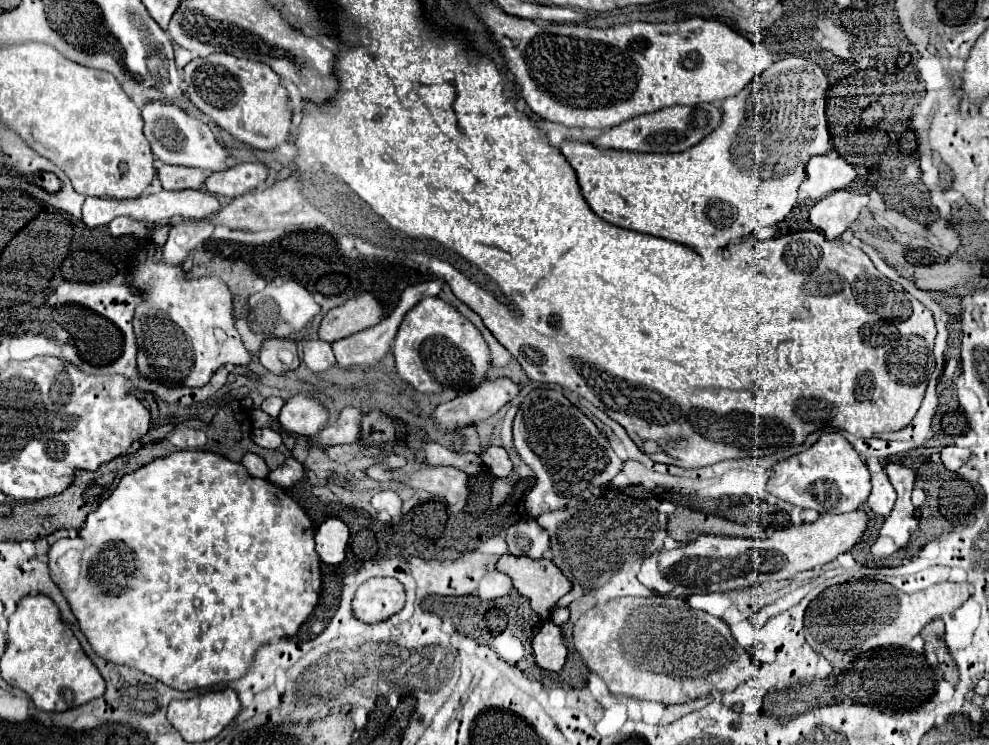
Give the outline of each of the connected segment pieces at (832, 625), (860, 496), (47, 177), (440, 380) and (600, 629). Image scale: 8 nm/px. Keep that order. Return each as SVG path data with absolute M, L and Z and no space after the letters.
M850 580L826 588L820 596L818 604L814 598L806 610L806 642L836 670L848 672L852 668L852 662L868 650L882 646L904 646L908 640L920 634L920 630L930 620L952 614L956 608L960 608L970 598L970 592L968 584L944 582L916 594L904 594L892 584L874 580Z
M824 432L806 452L774 466L774 474L768 480L768 492L794 506L812 508L818 514L854 512L868 500L870 470L840 432Z
M40 174L40 176L34 176L32 178L32 182L36 184L36 186L40 186L40 188L44 188L44 190L50 190L50 194L54 194L56 190L60 190L62 188L62 182L54 176L54 174Z
M424 298L404 316L392 354L398 376L418 392L442 392L456 382L462 390L470 390L484 380L490 366L490 354L480 332L442 298Z
M614 598L590 608L574 622L574 648L614 696L660 704L684 704L712 690L732 692L758 670L756 660L736 644L720 618L694 608L652 612L642 606L642 598Z

